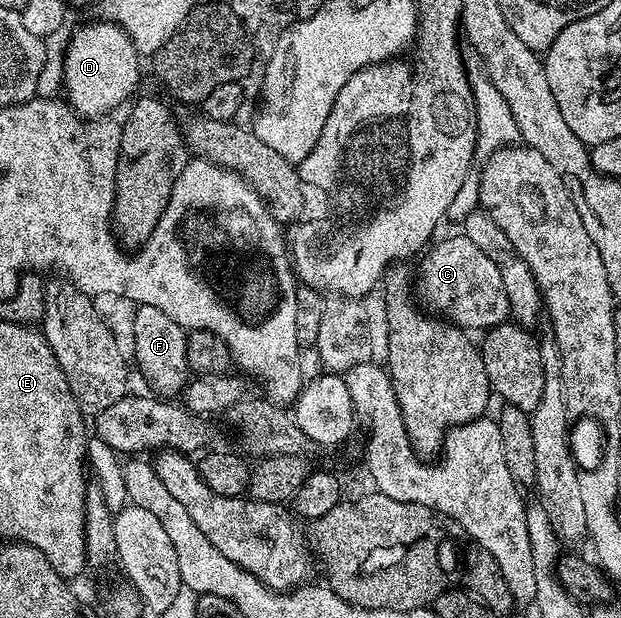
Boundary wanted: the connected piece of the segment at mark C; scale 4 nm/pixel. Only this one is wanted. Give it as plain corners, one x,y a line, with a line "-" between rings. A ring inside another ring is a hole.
464,236
457,238
445,238
442,242
434,241
432,245
424,251
420,259
421,267
415,270
415,282
421,285
421,294
434,306
432,309
445,310
444,317
455,326
460,326
466,332
484,332
492,330
493,327
502,325
509,318
509,301
507,292
503,292
503,276
499,276
499,268
487,252
483,252
471,240

